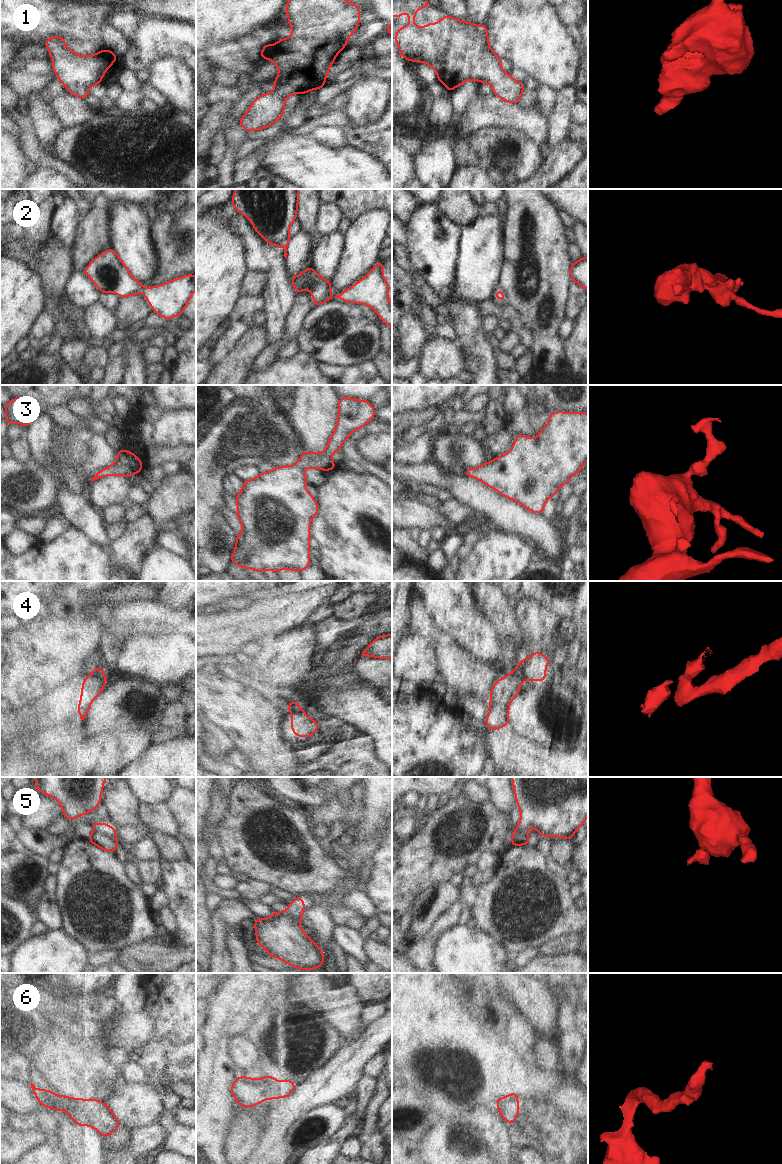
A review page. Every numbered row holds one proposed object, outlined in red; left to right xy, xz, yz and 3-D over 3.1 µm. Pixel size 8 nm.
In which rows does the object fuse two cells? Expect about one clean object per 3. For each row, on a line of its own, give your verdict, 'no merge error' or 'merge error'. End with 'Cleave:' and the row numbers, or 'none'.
1: no merge error
2: no merge error
3: no merge error
4: merge error
5: no merge error
6: no merge error
Cleave: 4

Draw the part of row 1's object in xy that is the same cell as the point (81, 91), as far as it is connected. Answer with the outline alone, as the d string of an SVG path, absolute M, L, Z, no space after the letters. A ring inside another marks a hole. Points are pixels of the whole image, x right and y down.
M53 36L44 42L52 58L52 71L65 86L67 92L86 99L88 89L102 83L103 74L109 70L117 55L108 48L95 55L82 56L66 47L63 37Z

